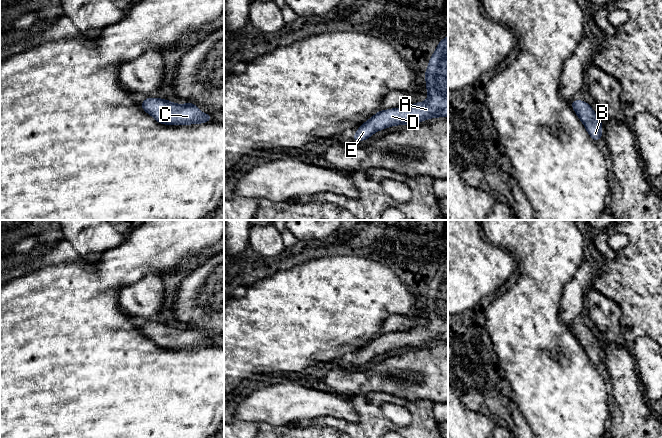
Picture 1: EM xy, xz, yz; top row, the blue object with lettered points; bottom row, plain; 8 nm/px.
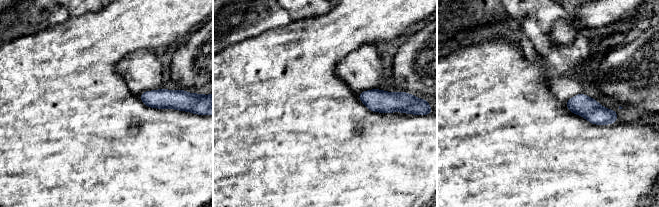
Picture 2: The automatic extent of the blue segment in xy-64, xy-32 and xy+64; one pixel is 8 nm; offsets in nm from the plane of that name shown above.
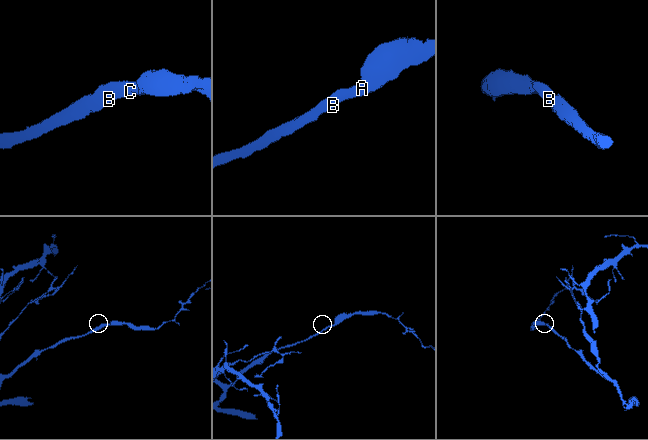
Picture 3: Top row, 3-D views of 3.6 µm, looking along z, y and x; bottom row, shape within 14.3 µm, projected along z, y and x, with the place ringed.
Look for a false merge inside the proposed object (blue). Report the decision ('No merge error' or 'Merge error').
No merge error

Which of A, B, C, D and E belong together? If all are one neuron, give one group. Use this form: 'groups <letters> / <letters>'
groups A B C D E

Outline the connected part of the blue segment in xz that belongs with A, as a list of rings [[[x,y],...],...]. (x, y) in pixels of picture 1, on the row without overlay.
[[[448,259],[437,269],[425,294],[426,326],[388,334],[378,335],[360,349],[352,365],[360,366],[370,362],[376,355],[393,349],[414,349],[429,342],[448,341]]]

